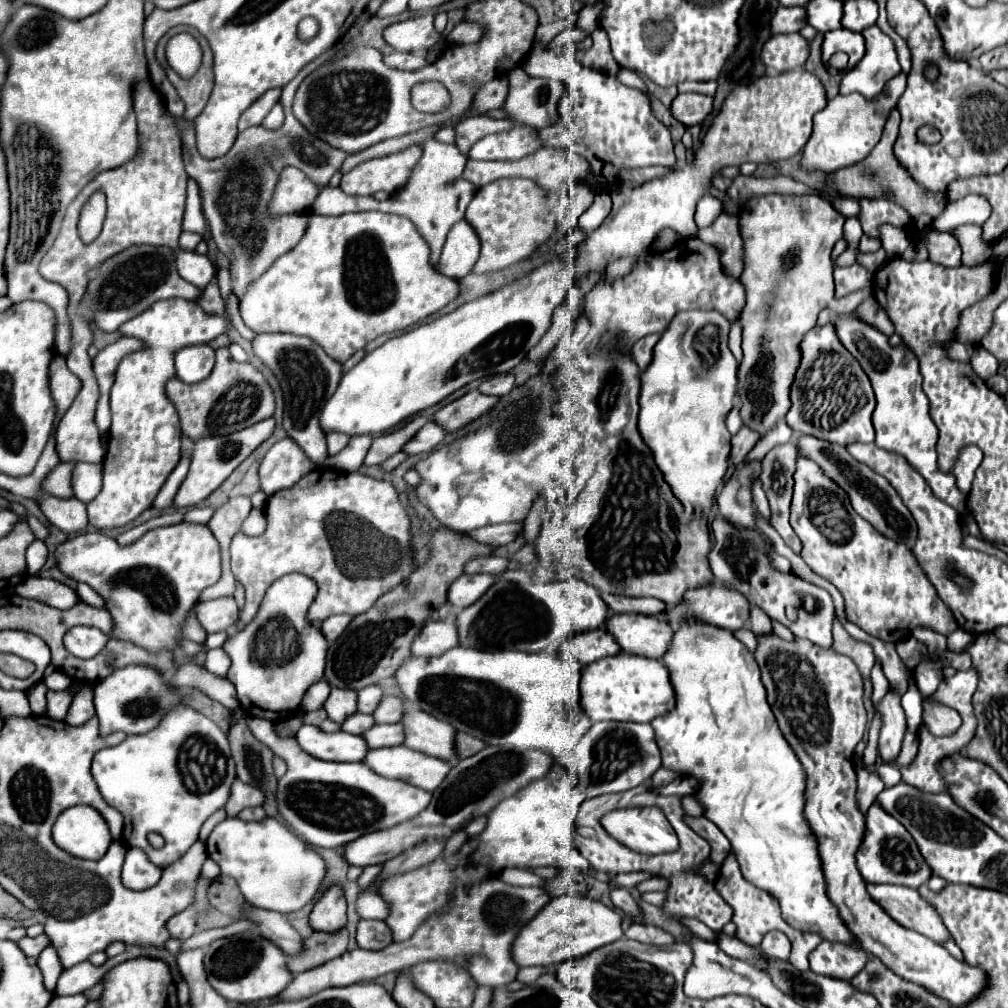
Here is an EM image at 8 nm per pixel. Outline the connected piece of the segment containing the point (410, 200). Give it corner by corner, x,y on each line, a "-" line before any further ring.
428,139
422,143
422,149
424,153
420,161
414,165
408,183
398,193
392,193
386,201
378,201
376,209
410,219
418,229
418,233
424,237
424,241
430,245
430,263
434,271
438,271
438,259
442,245
446,241
446,233
456,221
464,219
466,207
476,193
476,185
472,185
468,179
462,177
466,167
466,157
454,145

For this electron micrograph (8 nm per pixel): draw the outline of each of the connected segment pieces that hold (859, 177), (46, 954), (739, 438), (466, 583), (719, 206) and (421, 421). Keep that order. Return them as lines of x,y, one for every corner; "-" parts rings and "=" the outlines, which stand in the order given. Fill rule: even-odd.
894,109
894,111
890,111
884,131
882,131
882,137
876,143
876,147
872,149
872,153
866,159
862,159
860,163
836,171
834,185
836,185
836,189
840,189
842,193
852,195
852,197
884,197
888,201
896,201
896,205
906,209
910,215
928,213
930,217
936,217
936,213
940,213
940,209
944,209
944,205
946,205
944,193
934,193
934,195
924,193
912,181
912,177
908,177
906,169
896,161
894,153
892,153
892,145
898,135
898,123
900,123
900,113
=
48,945
40,957
38,957
38,967
44,975
44,987
48,989
48,993
54,993
56,989
56,981
62,973
62,963
60,963
60,957
58,957
58,951
54,949
54,945
=
742,426
738,433
732,437
731,459
734,465
738,465
742,461
742,457
756,445
758,437
760,437
758,431
746,426
=
462,575
458,577
450,589
448,589
448,601
452,605
454,613
460,613
464,607
472,605
472,601
478,601
484,595
484,589
488,589
496,577
488,575
=
708,195
708,197
704,197
704,199
698,201
694,221
697,227
706,227
706,225
710,225
720,213
724,213
724,203
722,203
720,199
=
416,415
412,417
408,423
404,423
402,427
398,429
392,429
388,433
382,433
378,437
374,437
370,449
368,449
368,455
364,459
364,465
380,465
384,459
388,459
390,455
398,453
402,449
402,445
422,427
426,425
426,417
422,415

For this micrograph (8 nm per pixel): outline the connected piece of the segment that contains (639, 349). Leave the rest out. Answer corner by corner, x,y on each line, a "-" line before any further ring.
648,335
648,337
644,337
644,339
640,339
634,347
632,347
632,359
636,361
636,365
638,365
638,369
640,371
644,371
646,367
648,367
648,363
652,361
652,349
654,349
654,345
658,343
658,339
660,339
660,335

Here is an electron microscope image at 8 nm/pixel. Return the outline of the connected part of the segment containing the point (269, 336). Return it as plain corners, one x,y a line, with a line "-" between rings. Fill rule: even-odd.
260,333
252,339
254,355
272,369
276,375
286,401
284,413
284,429
292,441
300,445
300,449
310,457
310,461
320,467
322,461
328,457
324,431
320,427
320,413
324,403
334,395
340,383
340,363
332,361
324,349
314,343
310,337
300,337
292,333

